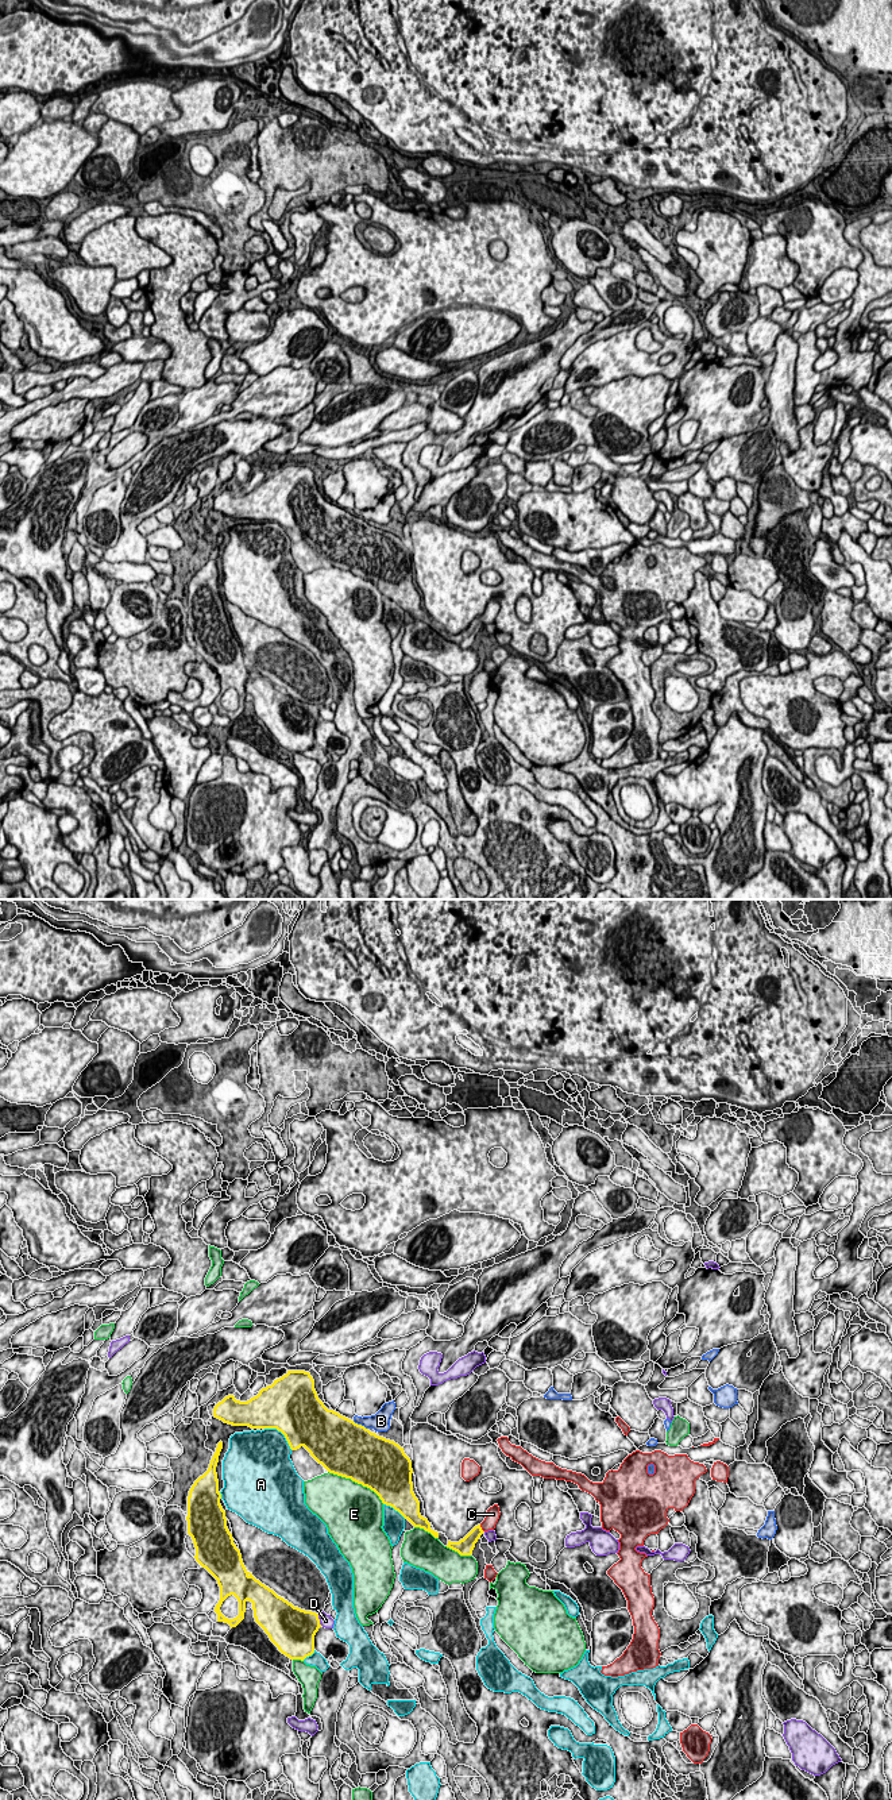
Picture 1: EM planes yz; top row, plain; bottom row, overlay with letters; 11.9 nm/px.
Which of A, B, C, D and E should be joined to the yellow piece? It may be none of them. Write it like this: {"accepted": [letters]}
{"accepted": ["C"]}

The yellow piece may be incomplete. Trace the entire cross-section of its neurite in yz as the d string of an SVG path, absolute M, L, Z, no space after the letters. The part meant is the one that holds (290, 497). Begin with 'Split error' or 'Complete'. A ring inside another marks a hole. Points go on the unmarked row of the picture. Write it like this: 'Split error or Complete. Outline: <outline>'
Complete. Outline: M287 463L286 467L262 481L247 494L228 487L215 498L213 509L232 519L277 521L285 528L291 543L304 539L329 566L351 571L370 581L383 597L393 600L414 620L424 621L439 631L439 625L432 623L428 612L420 606L420 594L413 585L412 554L403 540L371 525L339 505L328 502L317 489L314 473L309 465Z

